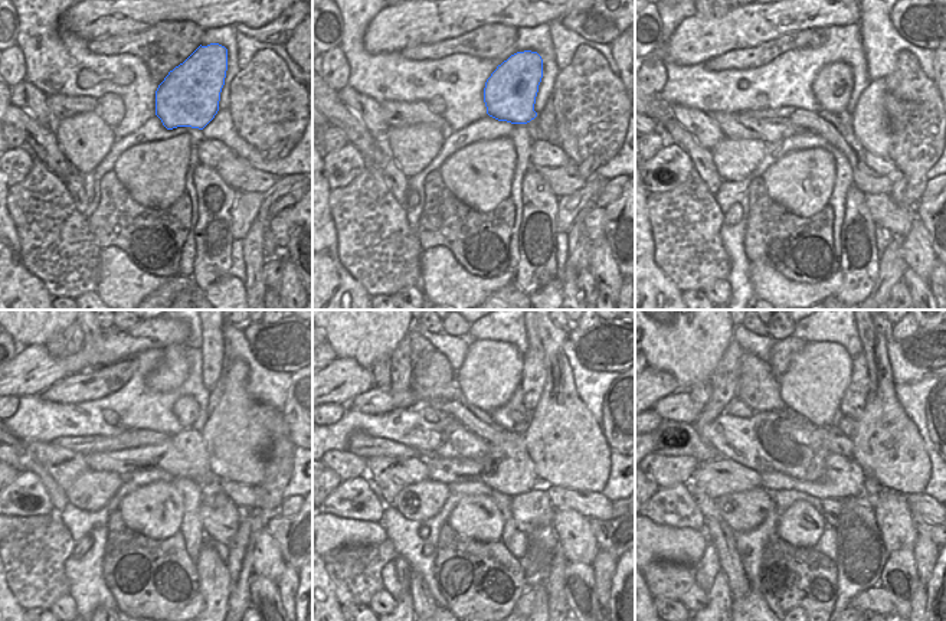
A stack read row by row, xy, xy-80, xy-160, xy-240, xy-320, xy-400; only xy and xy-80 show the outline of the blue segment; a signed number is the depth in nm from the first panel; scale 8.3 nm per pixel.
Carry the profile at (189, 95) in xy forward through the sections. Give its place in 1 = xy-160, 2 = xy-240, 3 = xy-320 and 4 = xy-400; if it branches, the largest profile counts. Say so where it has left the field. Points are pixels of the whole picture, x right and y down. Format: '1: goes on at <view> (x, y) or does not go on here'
1: goes on at xy-160 (832, 87)
2: goes on at xy-240 (186, 409)
3: goes on at xy-320 (517, 418)
4: goes on at xy-400 (848, 427)

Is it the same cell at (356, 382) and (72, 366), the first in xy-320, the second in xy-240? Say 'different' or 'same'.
same

